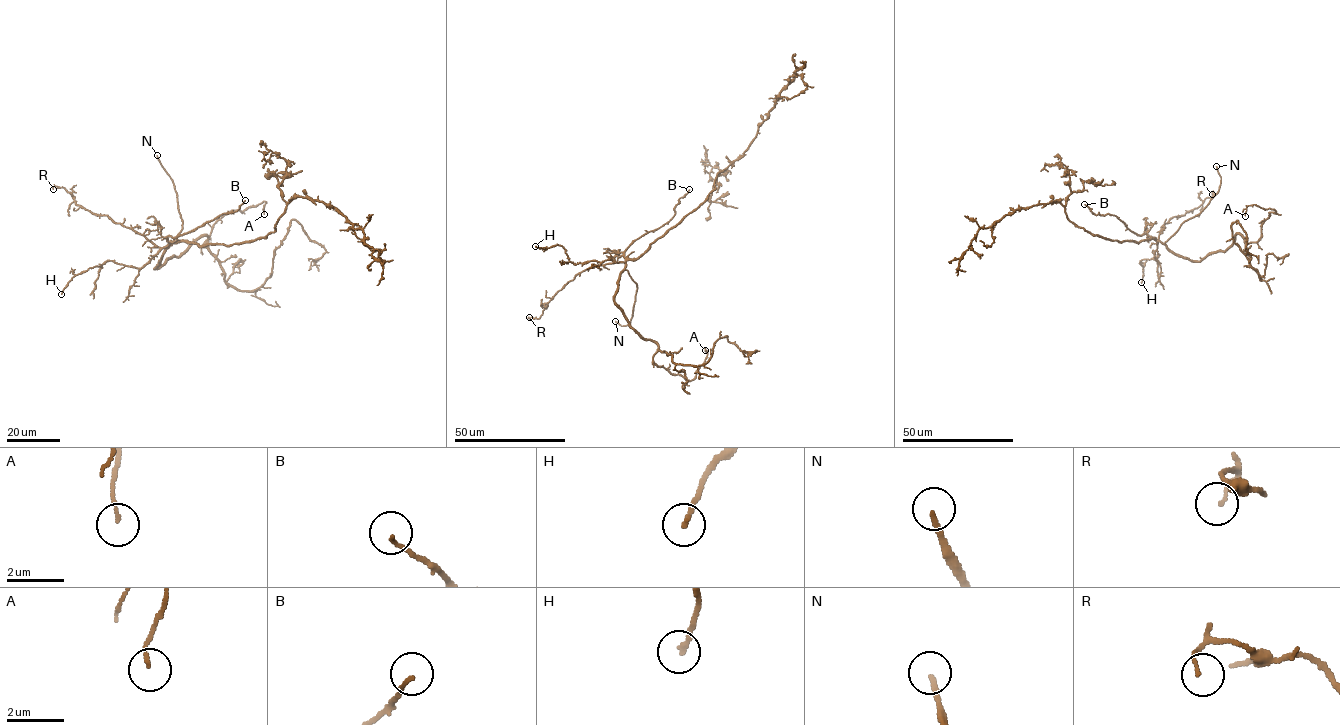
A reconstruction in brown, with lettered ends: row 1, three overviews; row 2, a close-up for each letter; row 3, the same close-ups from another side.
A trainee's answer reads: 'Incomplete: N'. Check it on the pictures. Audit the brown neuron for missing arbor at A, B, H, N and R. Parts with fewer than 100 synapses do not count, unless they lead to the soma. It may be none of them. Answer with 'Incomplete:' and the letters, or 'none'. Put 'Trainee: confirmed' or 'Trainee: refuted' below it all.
Incomplete: N
Trainee: confirmed

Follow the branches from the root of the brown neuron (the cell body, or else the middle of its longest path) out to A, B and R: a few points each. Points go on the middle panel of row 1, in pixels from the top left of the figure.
A: (624, 266), (614, 303), (642, 337), (657, 344), (653, 361), (691, 381), (705, 360), (705, 350)
B: (624, 266), (625, 250), (637, 239), (666, 224), (675, 214), (678, 200), (689, 189)
R: (624, 266), (624, 262), (614, 262), (581, 271), (550, 300), (539, 318), (529, 317)

